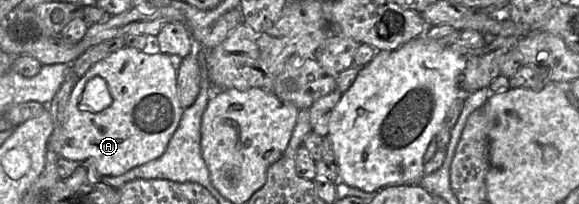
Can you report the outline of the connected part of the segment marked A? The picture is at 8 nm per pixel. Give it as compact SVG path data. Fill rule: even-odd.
M126 45L112 52L77 80L65 108L63 124L53 130L48 140L48 148L59 158L92 162L102 177L119 176L159 158L165 152L185 110L179 100L176 68L177 61L165 53L147 53ZM96 76L106 81L112 103L100 112L90 112L81 106L80 101L85 85Z

